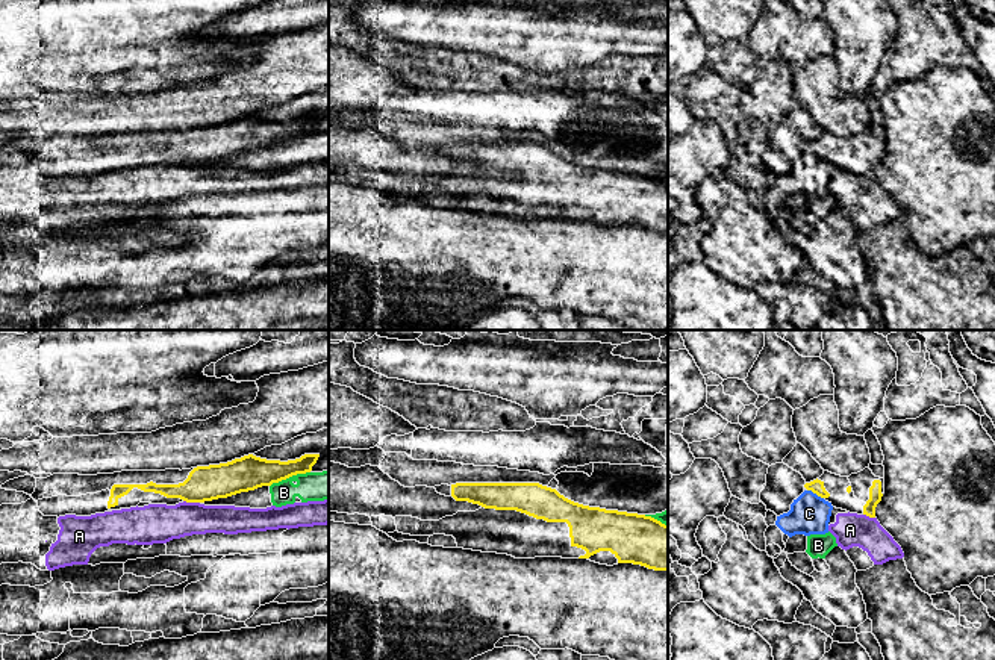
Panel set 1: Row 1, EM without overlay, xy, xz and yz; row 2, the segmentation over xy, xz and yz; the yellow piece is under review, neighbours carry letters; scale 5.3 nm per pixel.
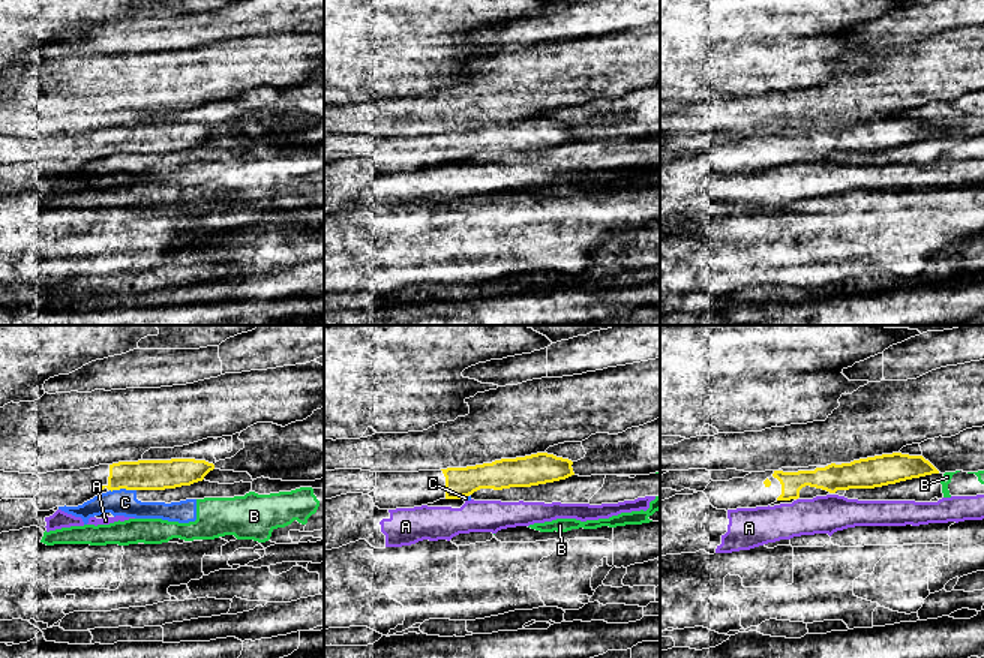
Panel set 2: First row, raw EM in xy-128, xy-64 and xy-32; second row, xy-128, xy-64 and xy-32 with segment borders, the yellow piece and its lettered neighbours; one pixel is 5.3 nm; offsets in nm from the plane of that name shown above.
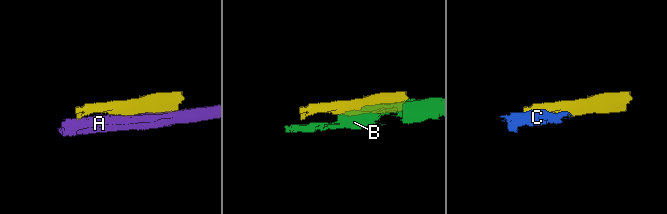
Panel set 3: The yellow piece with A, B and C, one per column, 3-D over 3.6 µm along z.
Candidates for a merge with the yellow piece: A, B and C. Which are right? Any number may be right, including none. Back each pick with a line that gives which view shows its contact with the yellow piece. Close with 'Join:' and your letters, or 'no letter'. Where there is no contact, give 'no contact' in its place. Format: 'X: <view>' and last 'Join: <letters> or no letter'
Join: no letter

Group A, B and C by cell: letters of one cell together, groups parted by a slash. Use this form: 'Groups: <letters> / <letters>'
Groups: A / B C

